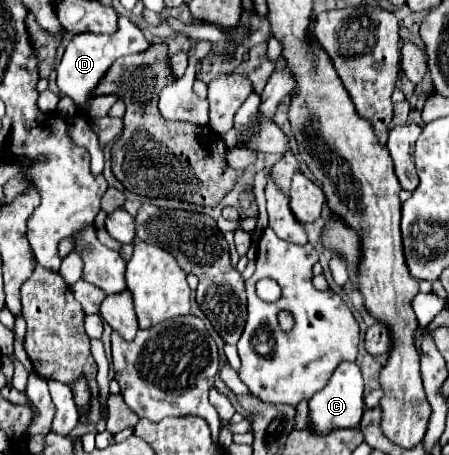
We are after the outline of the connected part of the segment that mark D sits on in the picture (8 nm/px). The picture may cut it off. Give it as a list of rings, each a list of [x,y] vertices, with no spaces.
[[[120,16],[118,20],[118,32],[112,36],[106,34],[92,34],[92,32],[82,32],[76,34],[70,44],[64,50],[62,62],[58,66],[58,78],[56,84],[60,88],[60,92],[64,96],[70,96],[74,100],[74,106],[78,112],[86,114],[90,108],[90,100],[92,100],[92,92],[96,90],[96,86],[104,80],[108,68],[122,56],[126,54],[140,54],[150,46],[150,42],[144,38],[144,34],[140,32],[138,26],[134,26],[126,16]]]

